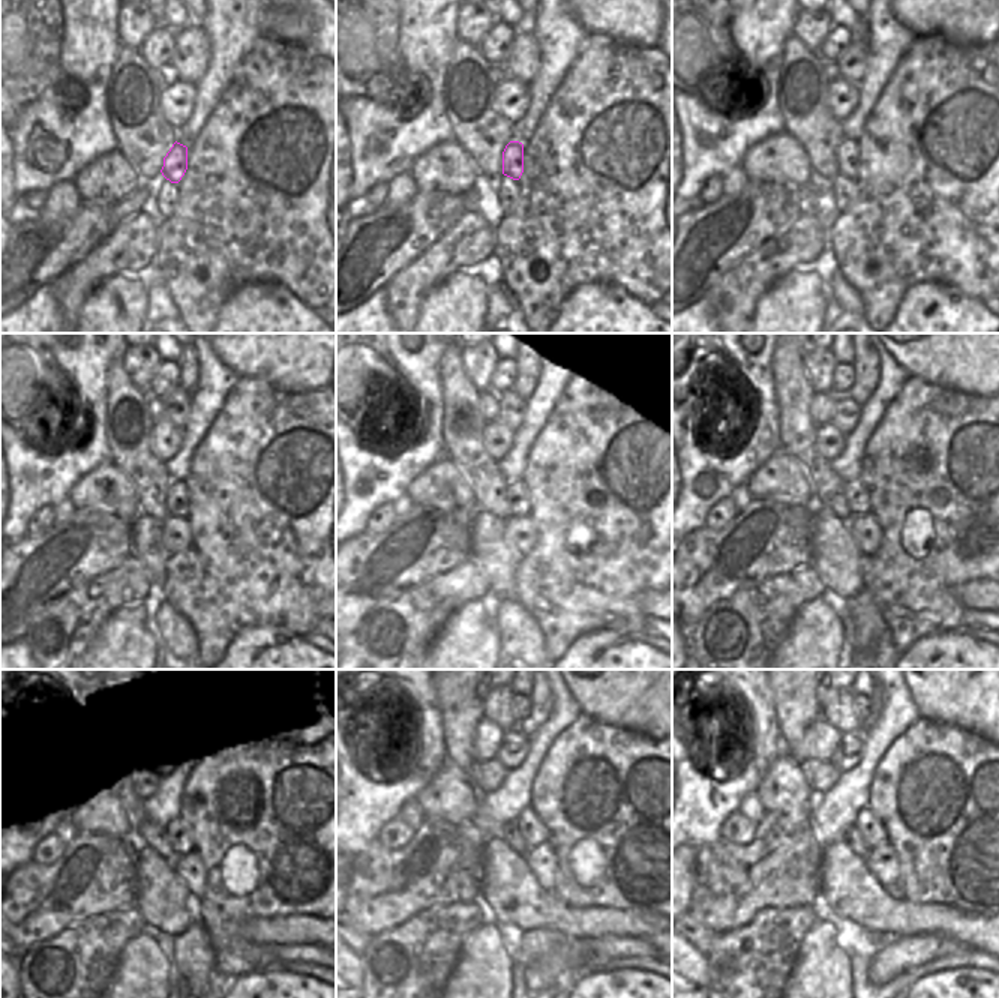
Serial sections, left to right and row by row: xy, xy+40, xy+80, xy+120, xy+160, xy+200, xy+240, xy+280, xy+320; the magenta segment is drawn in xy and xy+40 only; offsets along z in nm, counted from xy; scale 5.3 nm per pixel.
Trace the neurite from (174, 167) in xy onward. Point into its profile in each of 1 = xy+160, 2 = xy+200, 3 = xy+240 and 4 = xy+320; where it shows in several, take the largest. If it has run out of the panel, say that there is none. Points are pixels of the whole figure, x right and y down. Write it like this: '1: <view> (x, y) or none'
1: xy+160 (516, 494)
2: xy+200 (855, 495)
3: xy+240 (179, 835)
4: xy+320 (870, 829)

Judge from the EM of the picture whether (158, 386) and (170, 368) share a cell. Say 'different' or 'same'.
same

